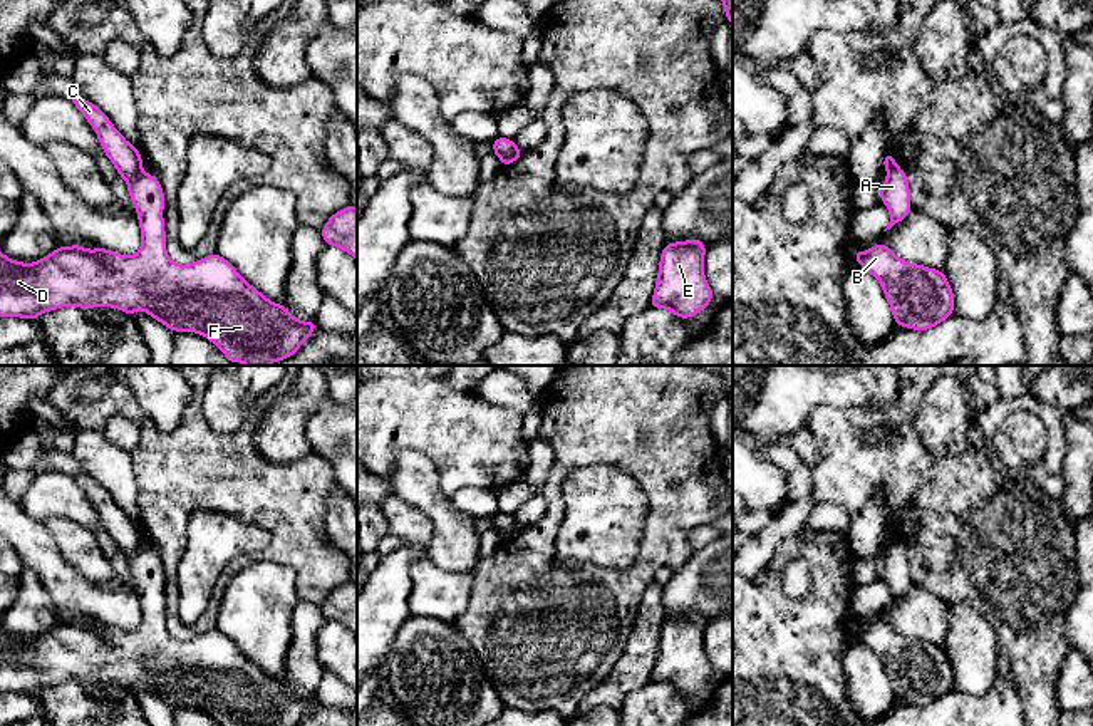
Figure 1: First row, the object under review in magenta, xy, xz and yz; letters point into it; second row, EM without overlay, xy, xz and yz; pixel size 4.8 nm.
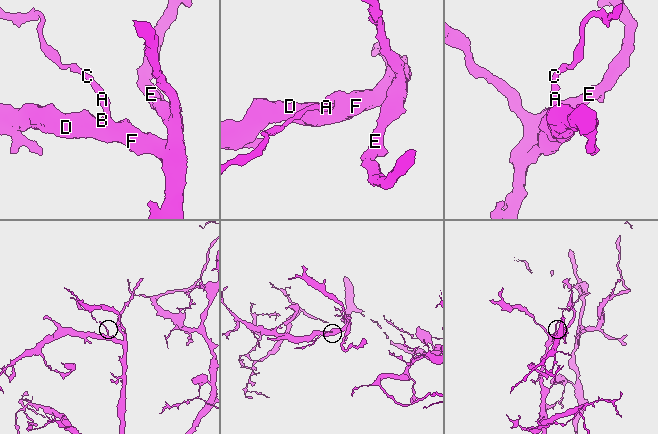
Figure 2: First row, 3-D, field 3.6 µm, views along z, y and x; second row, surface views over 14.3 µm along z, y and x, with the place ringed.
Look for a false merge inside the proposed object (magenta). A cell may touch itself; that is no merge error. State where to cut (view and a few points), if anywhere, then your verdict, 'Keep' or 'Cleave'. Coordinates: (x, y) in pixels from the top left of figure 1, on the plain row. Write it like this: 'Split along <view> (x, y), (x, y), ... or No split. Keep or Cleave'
Split along xy (139, 544), (128, 557). Cleave

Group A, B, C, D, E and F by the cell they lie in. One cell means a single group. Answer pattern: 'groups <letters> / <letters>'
groups A B D E F / C

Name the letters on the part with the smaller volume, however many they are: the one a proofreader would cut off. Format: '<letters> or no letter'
C

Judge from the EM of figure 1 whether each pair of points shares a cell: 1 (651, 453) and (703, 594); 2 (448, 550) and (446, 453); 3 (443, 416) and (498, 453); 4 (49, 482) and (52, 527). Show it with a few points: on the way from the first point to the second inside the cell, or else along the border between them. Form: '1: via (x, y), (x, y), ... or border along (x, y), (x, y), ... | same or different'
1: border along (696, 550), (674, 570) | different
2: border along (428, 460), (436, 471), (440, 488), (448, 497) | different
3: via (456, 430), (471, 443), (485, 448) | same
4: border along (41, 520), (71, 518), (89, 530) | different

